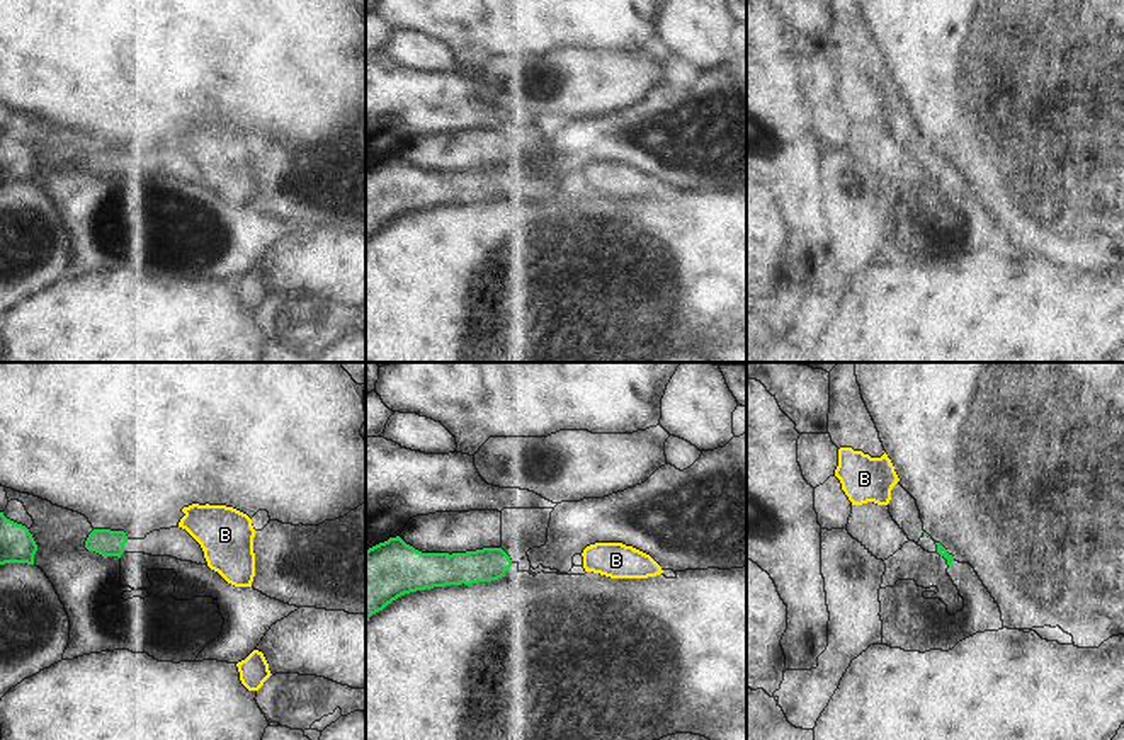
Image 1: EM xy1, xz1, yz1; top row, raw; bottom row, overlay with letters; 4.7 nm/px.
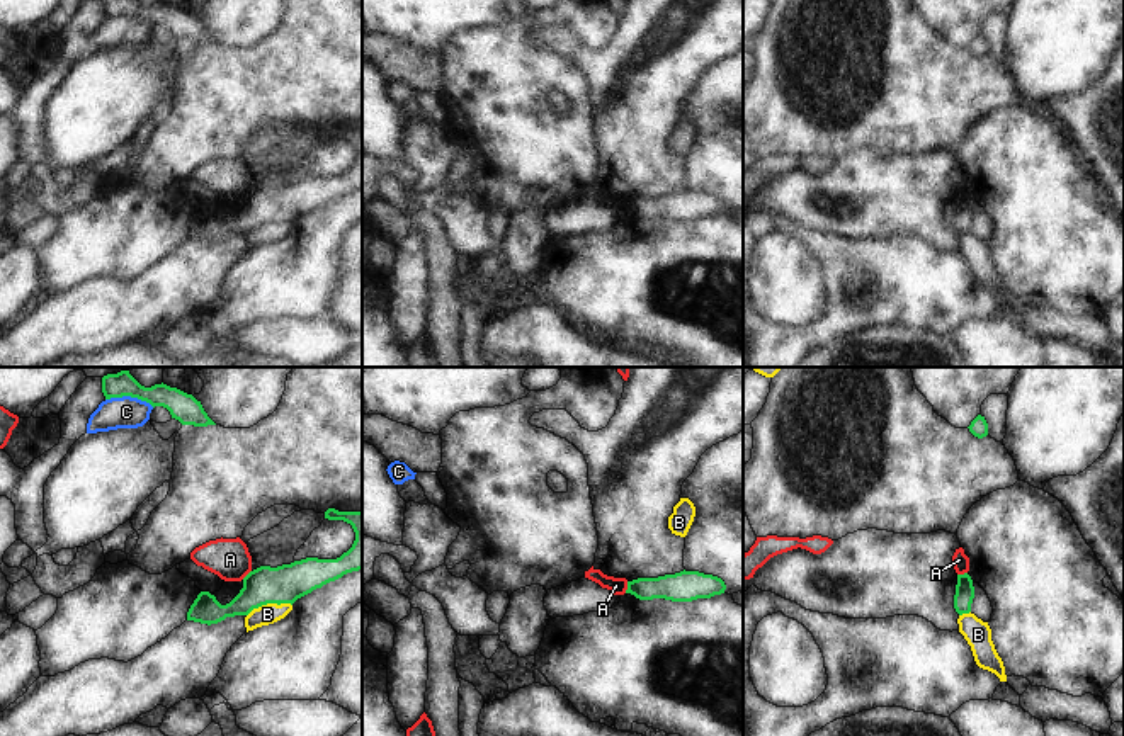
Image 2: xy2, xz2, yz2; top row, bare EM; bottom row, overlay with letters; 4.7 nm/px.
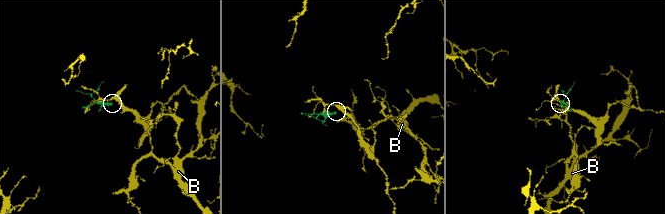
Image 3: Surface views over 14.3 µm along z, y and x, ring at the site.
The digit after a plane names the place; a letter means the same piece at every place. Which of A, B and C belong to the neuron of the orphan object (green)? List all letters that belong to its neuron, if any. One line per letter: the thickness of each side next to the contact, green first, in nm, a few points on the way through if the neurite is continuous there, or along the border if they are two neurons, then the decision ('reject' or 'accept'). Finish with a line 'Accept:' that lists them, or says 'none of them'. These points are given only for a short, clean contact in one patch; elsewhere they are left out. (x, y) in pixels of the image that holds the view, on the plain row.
A: 140/80 nm | along xz2 (628, 201), (624, 211) | reject
B: 180/100 nm | reject
C: 130/150 nm | along xy2 (106, 17), (136, 16), (153, 26) | reject
Accept: none of them

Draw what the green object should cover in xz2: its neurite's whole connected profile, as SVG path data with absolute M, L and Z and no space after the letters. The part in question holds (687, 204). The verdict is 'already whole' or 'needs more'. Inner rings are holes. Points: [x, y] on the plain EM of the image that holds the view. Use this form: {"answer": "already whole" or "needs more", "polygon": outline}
{"answer": "already whole", "polygon": "M684 189L675 194L627 201L626 212L639 219L665 218L672 221L692 221L721 214L724 209L726 204L721 197Z"}

